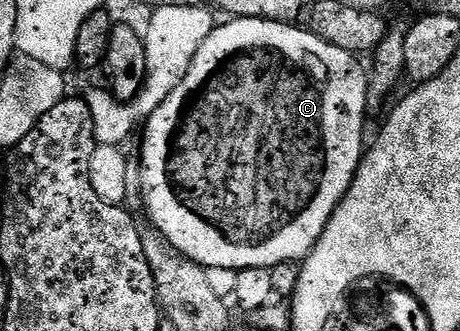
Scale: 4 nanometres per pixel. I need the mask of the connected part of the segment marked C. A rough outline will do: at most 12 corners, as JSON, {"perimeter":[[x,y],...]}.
{"perimeter":[[219,24],[144,122],[144,213],[207,270],[314,250],[367,74]]}

